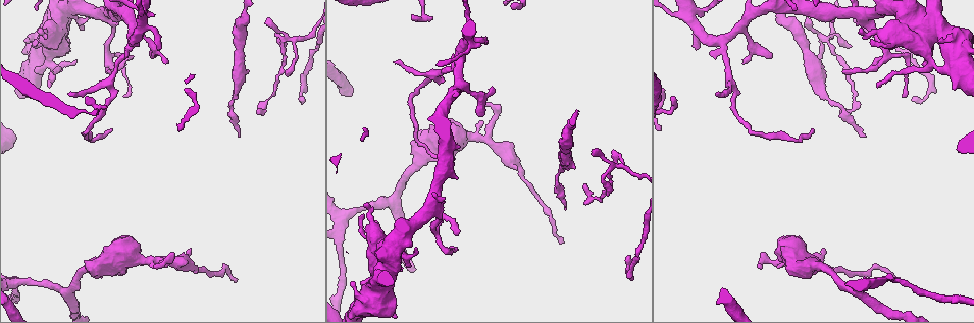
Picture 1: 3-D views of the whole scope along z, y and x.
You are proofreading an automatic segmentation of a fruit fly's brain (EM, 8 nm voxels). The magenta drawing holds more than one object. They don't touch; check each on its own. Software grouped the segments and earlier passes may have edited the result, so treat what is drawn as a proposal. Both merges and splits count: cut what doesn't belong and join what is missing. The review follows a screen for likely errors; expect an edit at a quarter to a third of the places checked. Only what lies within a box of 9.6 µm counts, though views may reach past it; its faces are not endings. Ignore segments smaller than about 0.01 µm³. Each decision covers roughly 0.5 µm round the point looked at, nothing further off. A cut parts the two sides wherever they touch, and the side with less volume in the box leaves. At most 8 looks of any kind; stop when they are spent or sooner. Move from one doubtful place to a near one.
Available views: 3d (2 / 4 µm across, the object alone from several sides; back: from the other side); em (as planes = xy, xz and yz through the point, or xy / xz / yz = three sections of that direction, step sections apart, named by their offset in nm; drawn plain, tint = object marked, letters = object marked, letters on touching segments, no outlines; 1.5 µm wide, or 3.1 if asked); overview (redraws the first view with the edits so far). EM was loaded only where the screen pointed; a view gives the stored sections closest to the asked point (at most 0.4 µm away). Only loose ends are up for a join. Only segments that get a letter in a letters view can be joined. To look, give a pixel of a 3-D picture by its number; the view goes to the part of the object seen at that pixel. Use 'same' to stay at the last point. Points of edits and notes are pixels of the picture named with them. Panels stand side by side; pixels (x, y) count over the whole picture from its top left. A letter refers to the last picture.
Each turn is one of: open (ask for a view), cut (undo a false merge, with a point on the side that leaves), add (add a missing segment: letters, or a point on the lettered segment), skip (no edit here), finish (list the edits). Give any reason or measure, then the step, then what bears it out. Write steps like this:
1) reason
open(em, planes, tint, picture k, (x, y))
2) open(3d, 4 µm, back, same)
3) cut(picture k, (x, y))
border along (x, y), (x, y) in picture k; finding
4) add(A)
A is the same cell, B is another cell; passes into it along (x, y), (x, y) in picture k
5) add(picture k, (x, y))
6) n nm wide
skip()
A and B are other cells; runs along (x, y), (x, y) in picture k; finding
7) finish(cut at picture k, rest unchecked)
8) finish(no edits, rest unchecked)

thin end
open(em, planes, tint, picture 1, (565, 208))

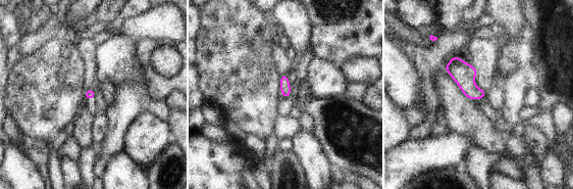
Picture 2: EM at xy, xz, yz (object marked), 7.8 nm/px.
open(em, planes, letters, same)

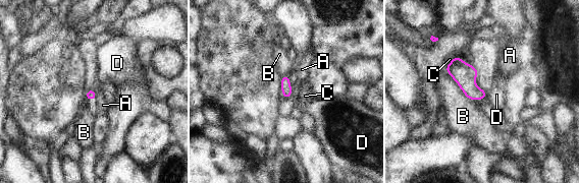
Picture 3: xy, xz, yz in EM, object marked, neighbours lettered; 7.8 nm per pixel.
skip()
A, B, C and D are other cells; border along (291, 96), (285, 99) in picture 3; none of them fits

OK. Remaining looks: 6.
an open end
open(em, yz, step 4, letters, picture 1, (77, 60))

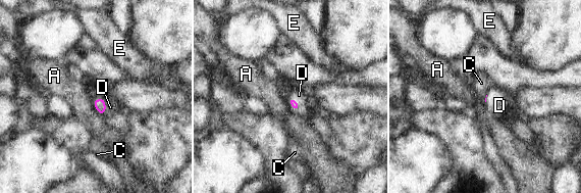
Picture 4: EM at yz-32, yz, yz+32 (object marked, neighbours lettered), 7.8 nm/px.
add(D)
D is the same cell, A, C and E are other cells; passes into it along (100, 105), (105, 105), (110, 107) in picture 4; the cell continues

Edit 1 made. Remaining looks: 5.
open(overview)

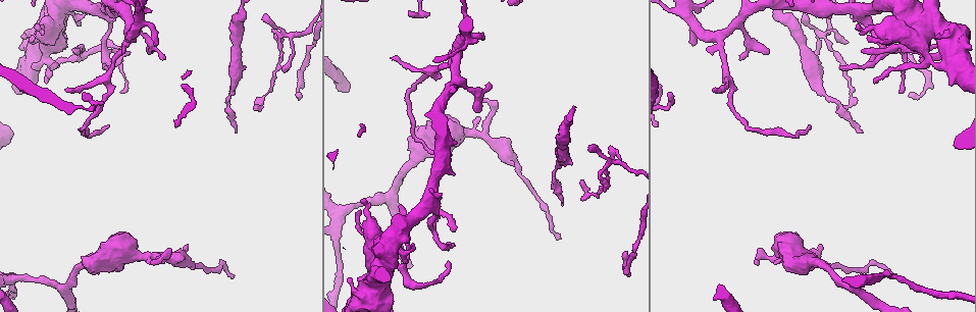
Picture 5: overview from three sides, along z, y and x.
branch stops here
open(em, yz, step 4, letters, picture 5, (861, 50))

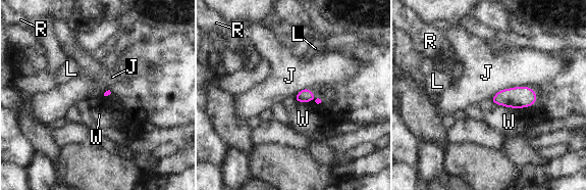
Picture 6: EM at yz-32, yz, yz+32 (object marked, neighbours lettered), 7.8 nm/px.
open(em, planes, letters, same)

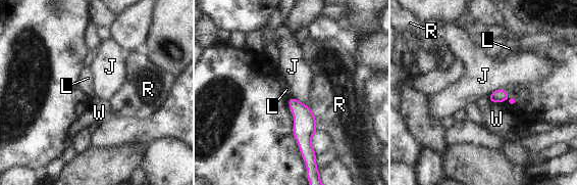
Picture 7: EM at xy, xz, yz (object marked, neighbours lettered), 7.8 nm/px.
skip()
J, L, R and W are other cells; border along (292, 96), (287, 100) in picture 7; none of them fits

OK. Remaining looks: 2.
finish(add at picture 4, rest unchecked)

